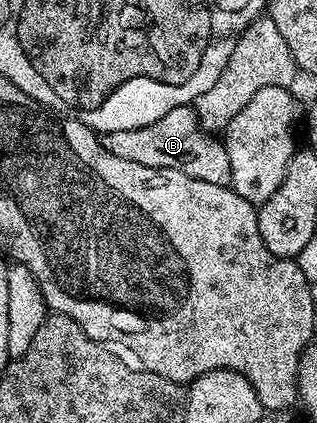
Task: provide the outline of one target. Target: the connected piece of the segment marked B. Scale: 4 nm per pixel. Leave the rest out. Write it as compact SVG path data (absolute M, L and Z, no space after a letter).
M192 105L171 108L171 112L167 112L167 116L159 116L159 120L155 120L155 124L106 134L103 141L108 150L115 152L115 156L123 156L123 160L135 160L135 164L147 164L151 168L175 168L175 172L195 176L195 180L207 180L207 184L229 186L231 180L231 160L227 160L227 148L224 141L210 131L204 130L199 124L197 112Z

